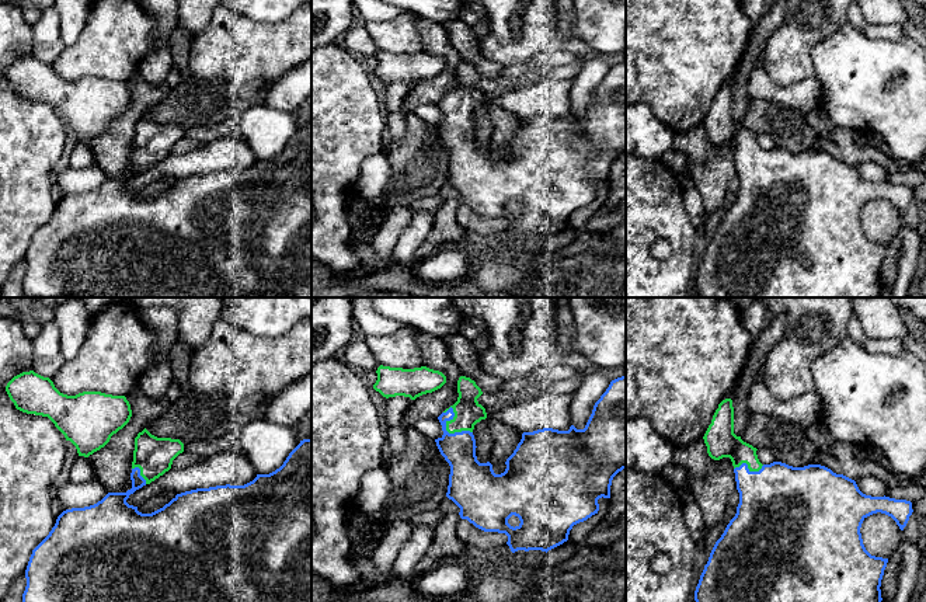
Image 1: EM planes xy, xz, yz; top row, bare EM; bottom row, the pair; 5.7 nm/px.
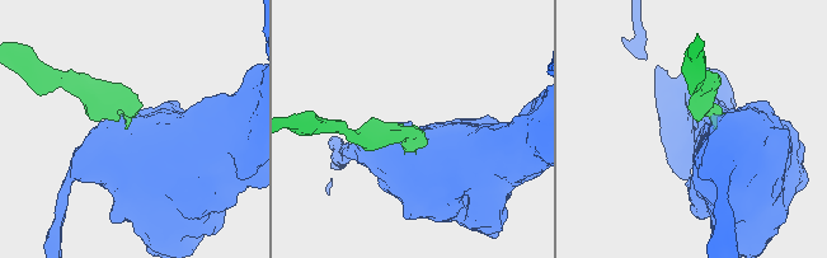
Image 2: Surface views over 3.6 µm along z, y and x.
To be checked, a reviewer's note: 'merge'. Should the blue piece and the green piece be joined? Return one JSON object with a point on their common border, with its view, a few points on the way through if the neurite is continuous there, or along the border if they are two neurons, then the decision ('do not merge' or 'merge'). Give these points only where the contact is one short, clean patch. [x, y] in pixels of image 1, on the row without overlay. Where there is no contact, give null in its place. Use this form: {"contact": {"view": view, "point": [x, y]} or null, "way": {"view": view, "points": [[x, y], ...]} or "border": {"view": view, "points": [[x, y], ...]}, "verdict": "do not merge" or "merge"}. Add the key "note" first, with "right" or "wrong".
{"note": "right", "contact": {"view": "xz", "point": [445, 114]}, "way": {"view": "xz", "points": [[459, 135], [458, 126], [445, 114], [453, 111], [467, 97]]}, "verdict": "merge"}

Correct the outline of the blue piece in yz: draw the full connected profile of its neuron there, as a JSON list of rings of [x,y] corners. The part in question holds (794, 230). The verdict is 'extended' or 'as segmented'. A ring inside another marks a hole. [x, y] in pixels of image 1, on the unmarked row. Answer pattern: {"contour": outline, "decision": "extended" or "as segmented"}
{"contour": [[[731,84],[718,90],[703,125],[711,145],[731,145],[739,189],[700,261],[694,276],[699,297],[878,297],[883,286],[880,272],[888,244],[871,241],[866,236],[860,213],[867,202],[881,198],[904,216],[913,198],[911,187],[866,181],[854,166],[821,150],[762,150],[758,135],[734,119]]], "decision": "extended"}

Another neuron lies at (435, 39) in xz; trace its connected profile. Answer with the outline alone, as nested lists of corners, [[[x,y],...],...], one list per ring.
[[[415,15],[418,34],[424,44],[424,52],[439,56],[446,62],[446,69],[432,77],[411,87],[404,98],[404,114],[414,112],[418,105],[438,104],[446,94],[457,87],[457,66],[462,58],[449,41],[446,29],[429,20]]]

